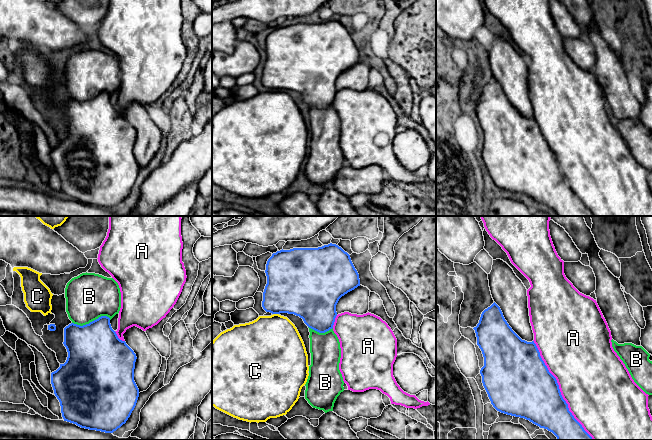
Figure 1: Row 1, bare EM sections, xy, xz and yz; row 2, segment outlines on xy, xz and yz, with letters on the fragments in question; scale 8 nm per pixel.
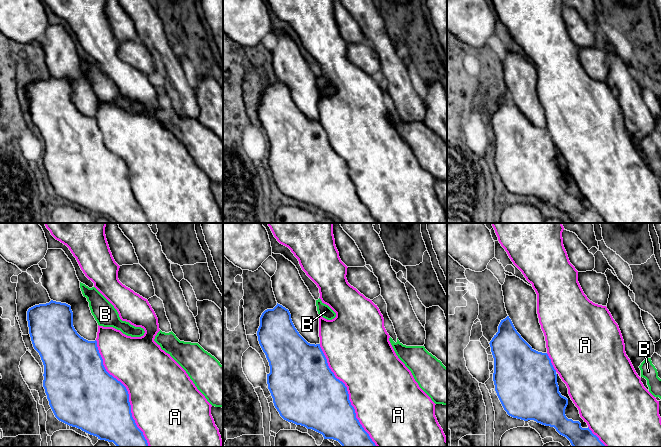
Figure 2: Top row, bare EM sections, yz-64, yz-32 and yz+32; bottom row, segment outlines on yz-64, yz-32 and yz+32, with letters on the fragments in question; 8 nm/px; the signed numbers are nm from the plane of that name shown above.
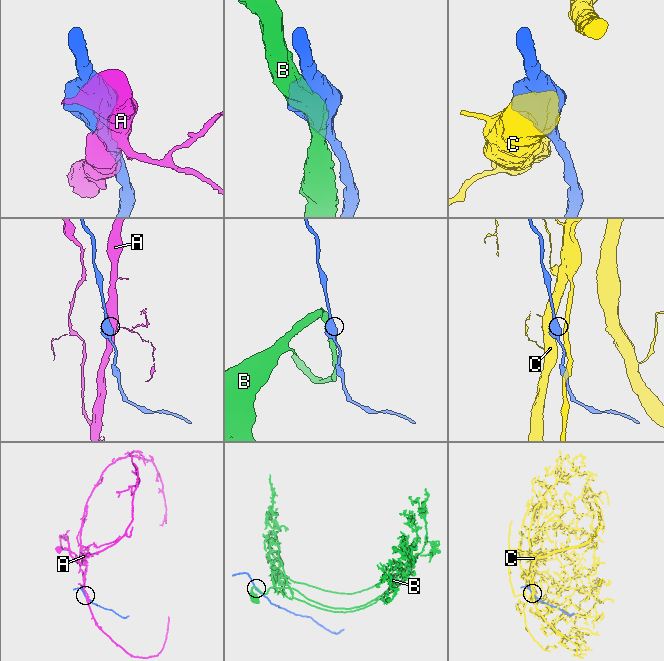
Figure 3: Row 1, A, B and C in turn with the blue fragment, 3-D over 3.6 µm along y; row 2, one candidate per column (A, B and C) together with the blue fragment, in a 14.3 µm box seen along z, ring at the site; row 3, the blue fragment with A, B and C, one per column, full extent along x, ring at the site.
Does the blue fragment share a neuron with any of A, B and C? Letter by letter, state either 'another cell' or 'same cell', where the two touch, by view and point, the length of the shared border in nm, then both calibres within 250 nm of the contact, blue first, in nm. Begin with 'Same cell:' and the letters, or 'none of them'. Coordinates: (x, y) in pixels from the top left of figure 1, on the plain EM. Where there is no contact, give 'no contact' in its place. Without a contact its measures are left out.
Same cell: none of them
A: another cell; contact yz (559, 166); length 950 nm; calibres 460 and 480 nm
B: another cell; contact xy (92, 97); length 320 nm; calibres 440 and 380 nm
C: another cell; contact xz (276, 89); length 50 nm; calibres 420 and 460 nm

